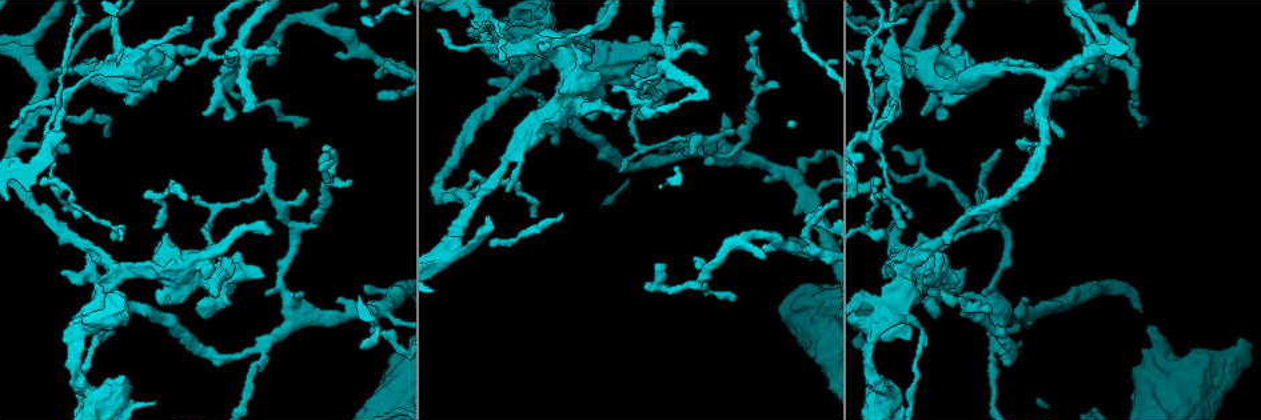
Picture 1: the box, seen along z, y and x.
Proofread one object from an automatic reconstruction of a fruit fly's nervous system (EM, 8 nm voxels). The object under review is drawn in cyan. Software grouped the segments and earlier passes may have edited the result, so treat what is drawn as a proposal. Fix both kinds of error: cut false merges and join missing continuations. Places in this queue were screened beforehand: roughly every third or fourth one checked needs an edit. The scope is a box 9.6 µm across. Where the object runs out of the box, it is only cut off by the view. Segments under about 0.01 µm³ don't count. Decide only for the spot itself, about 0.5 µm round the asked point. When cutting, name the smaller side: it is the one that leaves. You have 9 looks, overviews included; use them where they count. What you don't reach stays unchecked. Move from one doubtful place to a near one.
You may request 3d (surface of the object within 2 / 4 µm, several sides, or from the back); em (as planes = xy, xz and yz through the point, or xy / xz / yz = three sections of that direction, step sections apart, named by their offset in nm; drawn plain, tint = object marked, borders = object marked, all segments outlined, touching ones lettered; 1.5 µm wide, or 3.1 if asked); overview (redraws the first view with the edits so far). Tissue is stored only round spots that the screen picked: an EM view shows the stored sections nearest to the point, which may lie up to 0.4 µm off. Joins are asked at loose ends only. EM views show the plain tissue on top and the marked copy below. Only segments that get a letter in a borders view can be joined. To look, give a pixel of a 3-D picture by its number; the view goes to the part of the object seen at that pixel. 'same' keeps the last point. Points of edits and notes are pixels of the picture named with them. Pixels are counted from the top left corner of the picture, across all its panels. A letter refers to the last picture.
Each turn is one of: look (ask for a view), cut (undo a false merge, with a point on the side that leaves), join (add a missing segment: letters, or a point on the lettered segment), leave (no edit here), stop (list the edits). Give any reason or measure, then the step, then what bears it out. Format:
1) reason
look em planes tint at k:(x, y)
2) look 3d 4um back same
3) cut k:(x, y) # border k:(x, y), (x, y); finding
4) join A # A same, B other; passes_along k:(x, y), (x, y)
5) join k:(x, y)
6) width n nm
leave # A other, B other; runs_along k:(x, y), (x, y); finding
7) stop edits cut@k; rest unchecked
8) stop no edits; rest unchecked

a narrow waist
look 3d 2um at 1:(924, 172)

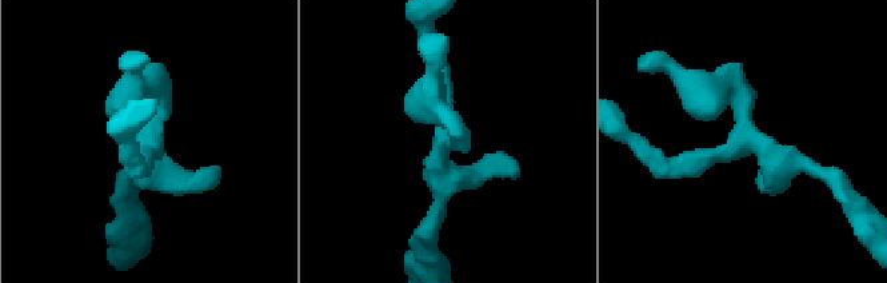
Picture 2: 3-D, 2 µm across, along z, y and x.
shape alone is not enough
look em planes tint at 2:(447, 139)

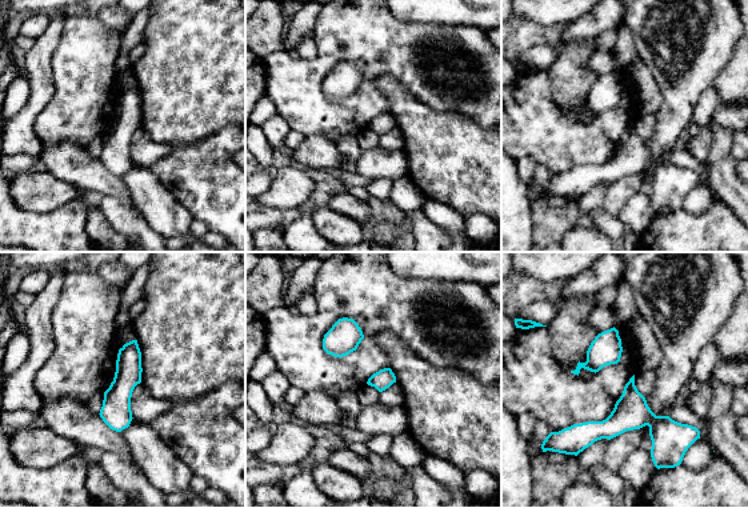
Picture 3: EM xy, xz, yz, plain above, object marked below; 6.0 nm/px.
look em planes borders same

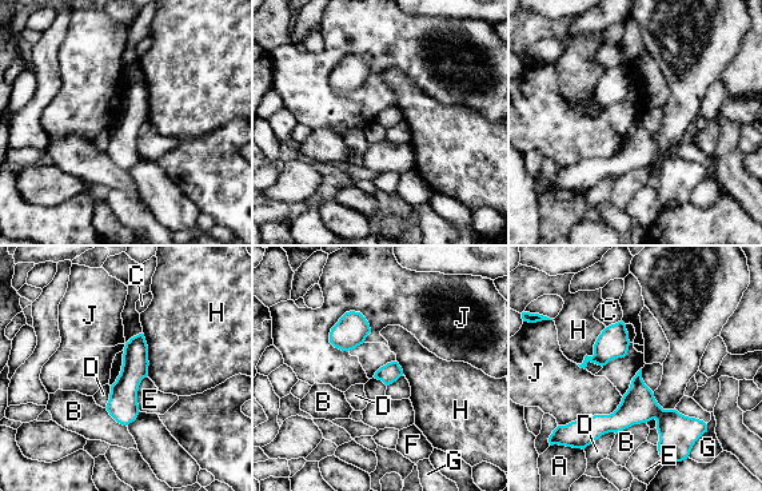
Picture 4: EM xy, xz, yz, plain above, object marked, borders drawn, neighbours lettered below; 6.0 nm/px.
leave # A other, B other, C other, D other, E other, F other, G other, H other, J other; runs_along 4:(703, 427), (627, 414), (569, 436); continuous, no second neuron

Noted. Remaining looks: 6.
three-way junction
look em xy step 4 tint at 1:(998, 345)

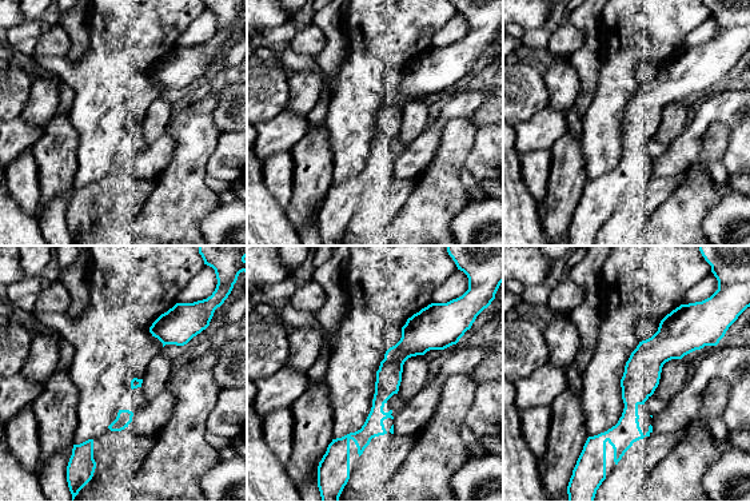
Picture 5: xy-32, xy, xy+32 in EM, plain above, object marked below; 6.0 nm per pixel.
another direction
look em planes tint same

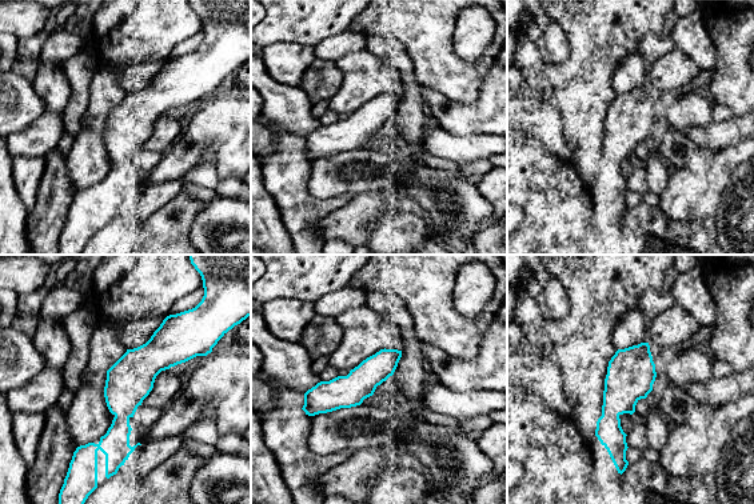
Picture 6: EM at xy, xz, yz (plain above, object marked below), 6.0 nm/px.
look em planes borders same

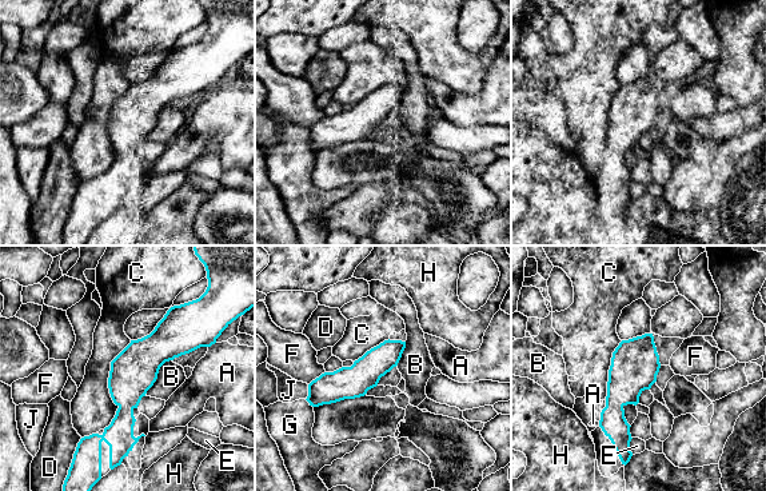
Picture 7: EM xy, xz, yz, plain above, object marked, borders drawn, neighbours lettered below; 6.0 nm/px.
longest_contact C 550 nm
leave # A other, B other, C other, D other, E other, F other, G other, H other, J other; one neuron here

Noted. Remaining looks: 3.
look em planes borders at 1:(885, 240)

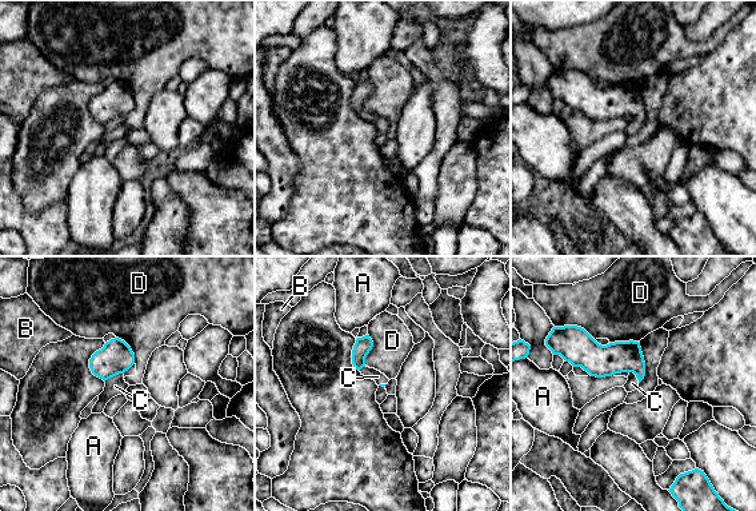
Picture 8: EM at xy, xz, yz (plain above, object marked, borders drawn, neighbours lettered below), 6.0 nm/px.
longest_contact D 200 nm
join C # A other, B other, C same, D other; the neuron continues

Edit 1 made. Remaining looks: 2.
stop edits join@8; rest unchecked

